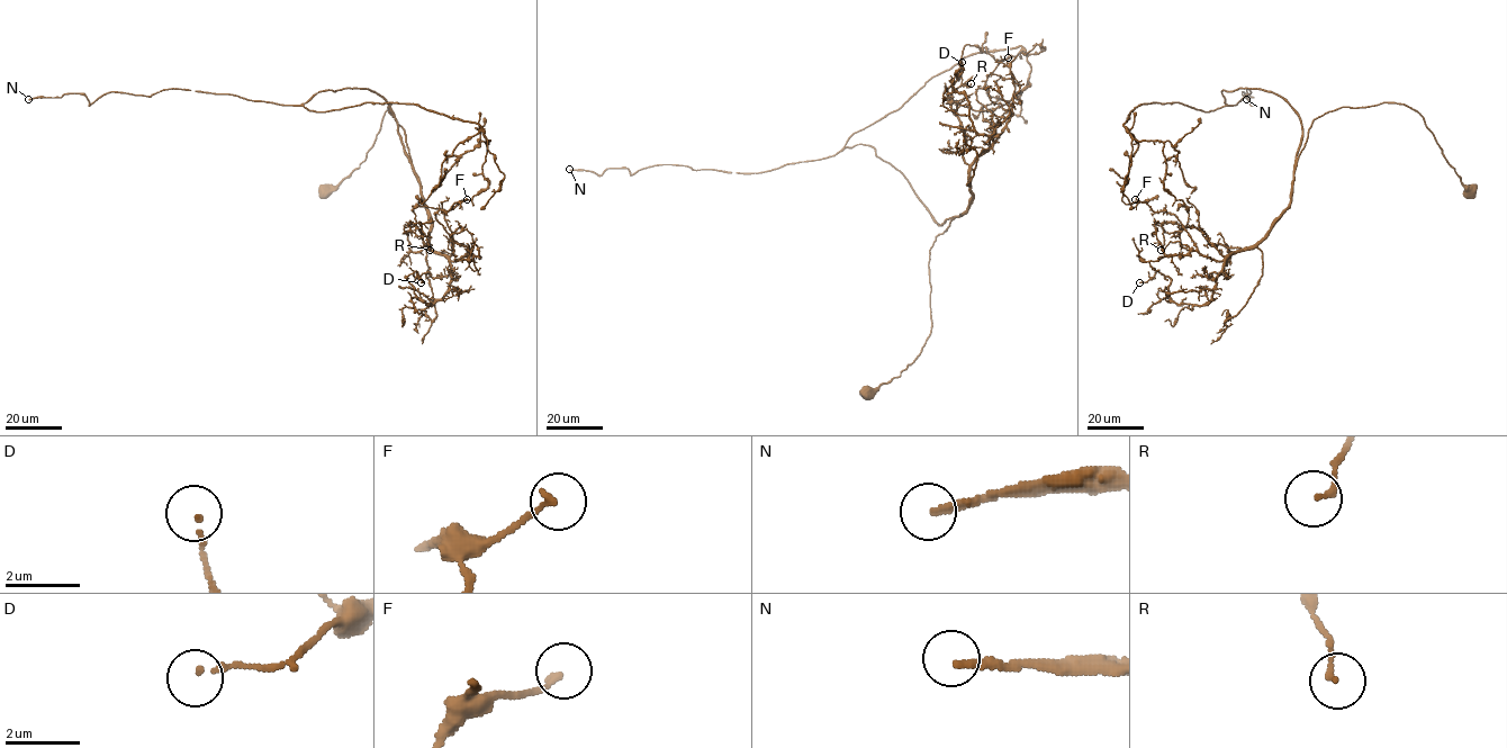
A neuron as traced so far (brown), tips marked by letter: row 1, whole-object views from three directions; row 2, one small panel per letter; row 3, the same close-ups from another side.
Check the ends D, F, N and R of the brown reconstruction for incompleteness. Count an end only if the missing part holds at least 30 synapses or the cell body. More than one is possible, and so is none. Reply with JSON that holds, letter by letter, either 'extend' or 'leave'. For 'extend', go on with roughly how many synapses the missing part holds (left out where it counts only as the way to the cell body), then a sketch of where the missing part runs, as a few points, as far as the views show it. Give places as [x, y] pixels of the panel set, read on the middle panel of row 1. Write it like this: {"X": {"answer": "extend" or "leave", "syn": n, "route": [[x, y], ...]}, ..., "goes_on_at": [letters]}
{"D": {"answer": "leave"}, "F": {"answer": "leave"}, "N": {"answer": "extend", "syn": 190}, "R": {"answer": "leave"}, "goes_on_at": ["N"]}

